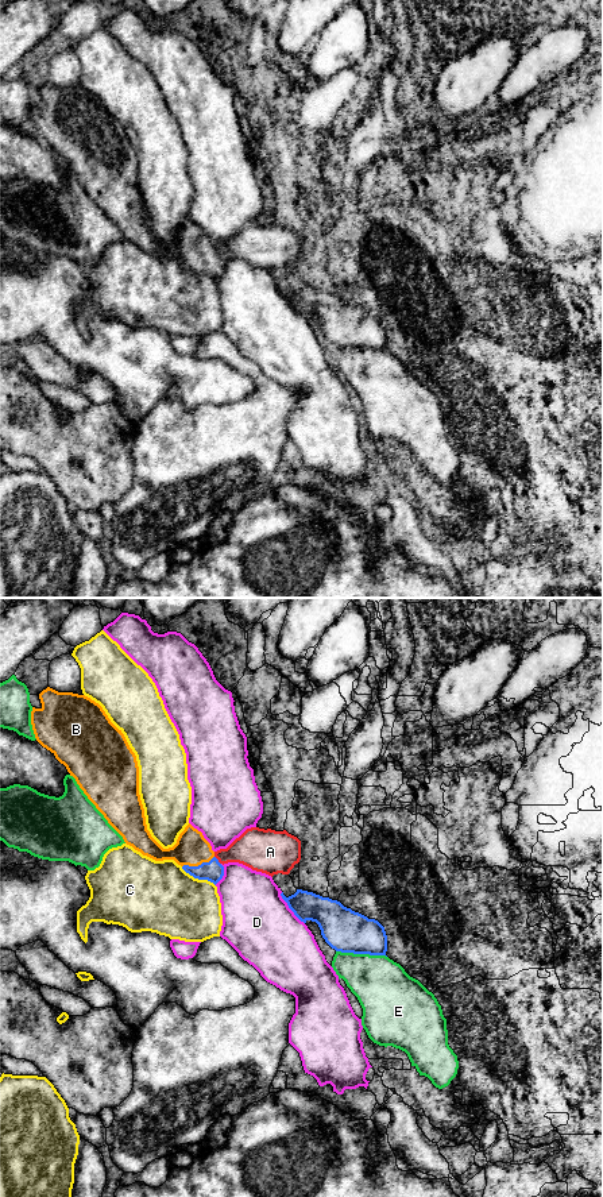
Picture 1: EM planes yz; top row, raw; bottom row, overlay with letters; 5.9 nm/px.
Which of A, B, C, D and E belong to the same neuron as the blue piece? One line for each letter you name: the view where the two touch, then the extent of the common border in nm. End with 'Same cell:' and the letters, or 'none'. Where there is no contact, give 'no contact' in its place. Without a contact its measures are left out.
B: yz | 200 nm
Same cell: B

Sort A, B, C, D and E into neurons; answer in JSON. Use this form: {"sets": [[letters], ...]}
{"sets": [["A"], ["B"], ["C"], ["D"], ["E"]]}

